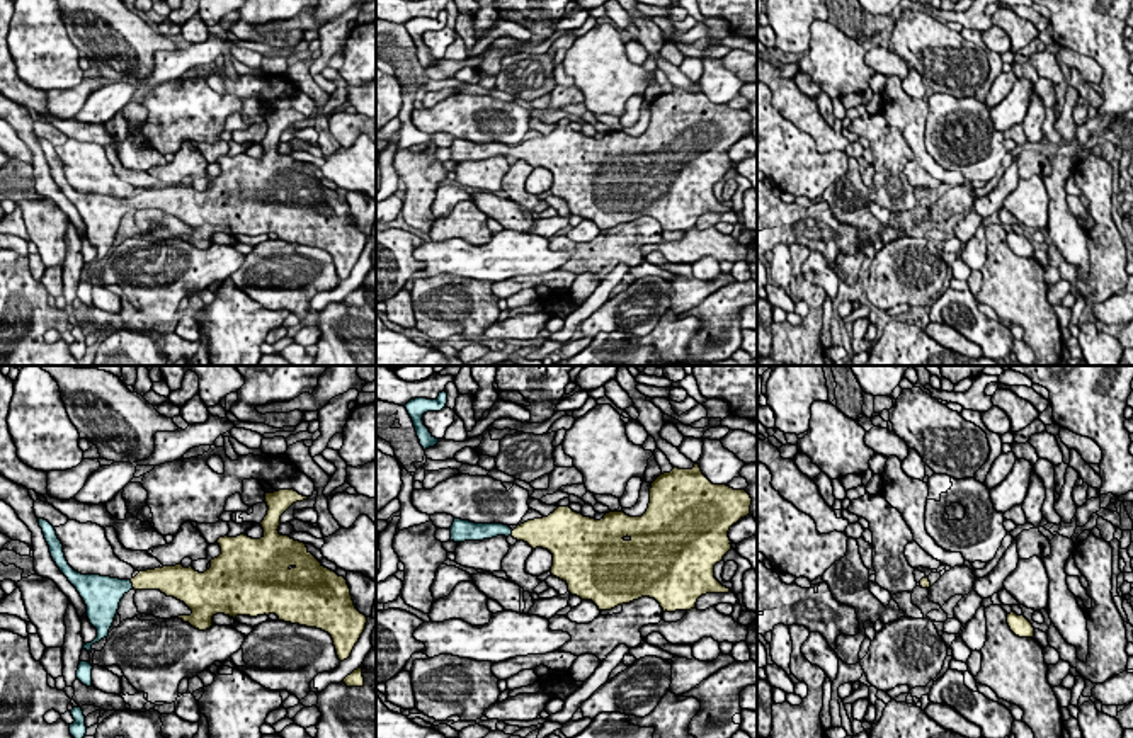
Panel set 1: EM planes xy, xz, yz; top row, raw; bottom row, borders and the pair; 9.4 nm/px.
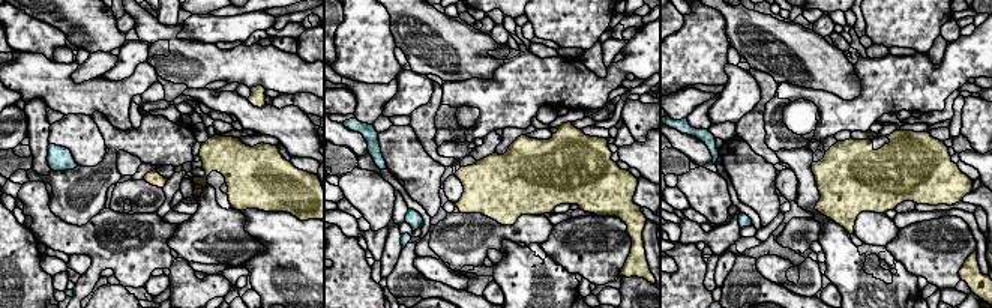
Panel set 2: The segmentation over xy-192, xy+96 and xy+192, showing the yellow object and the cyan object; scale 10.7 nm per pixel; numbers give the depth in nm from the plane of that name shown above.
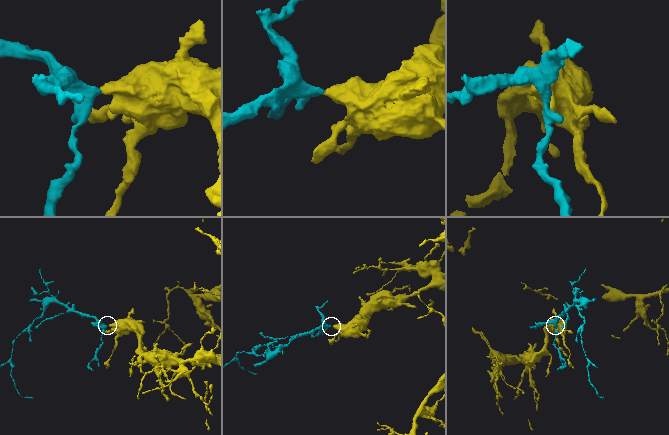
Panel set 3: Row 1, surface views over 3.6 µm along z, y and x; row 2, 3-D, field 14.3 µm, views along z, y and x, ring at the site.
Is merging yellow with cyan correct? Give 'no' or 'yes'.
yes

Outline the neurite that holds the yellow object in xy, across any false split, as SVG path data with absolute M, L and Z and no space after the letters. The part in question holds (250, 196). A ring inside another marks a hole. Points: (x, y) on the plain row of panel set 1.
M294 109L265 112L264 155L219 156L221 173L204 192L175 184L139 190L131 199L75 190L54 146L44 138L37 141L53 180L83 218L87 236L97 248L97 257L83 264L87 270L109 255L121 218L134 207L160 209L184 221L192 233L179 238L199 250L209 248L216 233L233 238L276 233L279 240L322 248L332 255L344 281L364 252L367 236L356 228L344 196L325 187L305 162L279 153L281 134L303 119L308 116Z

